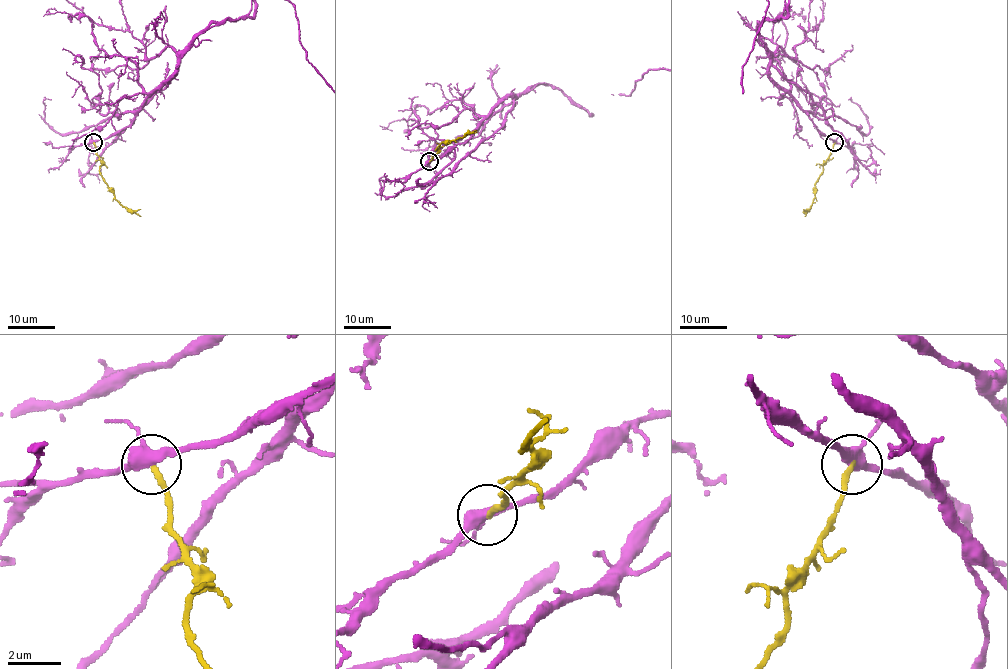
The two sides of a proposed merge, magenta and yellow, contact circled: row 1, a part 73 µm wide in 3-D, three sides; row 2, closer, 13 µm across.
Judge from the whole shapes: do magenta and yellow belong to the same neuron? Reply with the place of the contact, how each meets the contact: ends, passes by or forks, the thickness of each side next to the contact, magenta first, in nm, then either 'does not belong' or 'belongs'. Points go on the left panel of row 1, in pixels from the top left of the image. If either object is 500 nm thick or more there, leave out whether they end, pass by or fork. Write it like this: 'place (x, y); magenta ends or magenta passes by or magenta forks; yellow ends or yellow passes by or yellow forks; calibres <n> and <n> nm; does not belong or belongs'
place (93, 142); magenta forks; yellow ends; calibres 380 and 220 nm; does not belong

